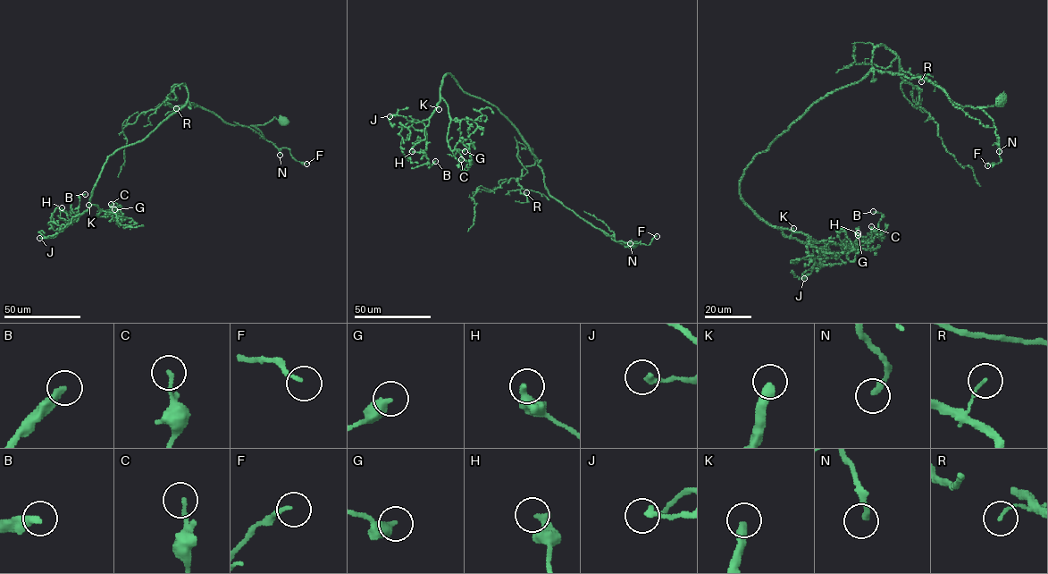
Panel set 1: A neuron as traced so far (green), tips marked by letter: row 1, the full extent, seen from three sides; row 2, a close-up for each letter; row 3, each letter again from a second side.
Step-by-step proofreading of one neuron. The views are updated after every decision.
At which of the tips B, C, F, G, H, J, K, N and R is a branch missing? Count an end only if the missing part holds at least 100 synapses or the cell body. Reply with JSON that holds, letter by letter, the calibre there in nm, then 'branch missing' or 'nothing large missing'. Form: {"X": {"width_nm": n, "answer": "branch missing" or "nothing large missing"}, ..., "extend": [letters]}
{"B": {"width_nm": 360, "answer": "nothing large missing"}, "C": {"width_nm": 180, "answer": "nothing large missing"}, "F": {"width_nm": 160, "answer": "nothing large missing"}, "G": {"width_nm": 480, "answer": "nothing large missing"}, "H": {"width_nm": 360, "answer": "nothing large missing"}, "J": {"width_nm": 220, "answer": "nothing large missing"}, "K": {"width_nm": 360, "answer": "branch missing"}, "N": {"width_nm": 240, "answer": "nothing large missing"}, "R": {"width_nm": 120, "answer": "nothing large missing"}, "extend": ["K"]}

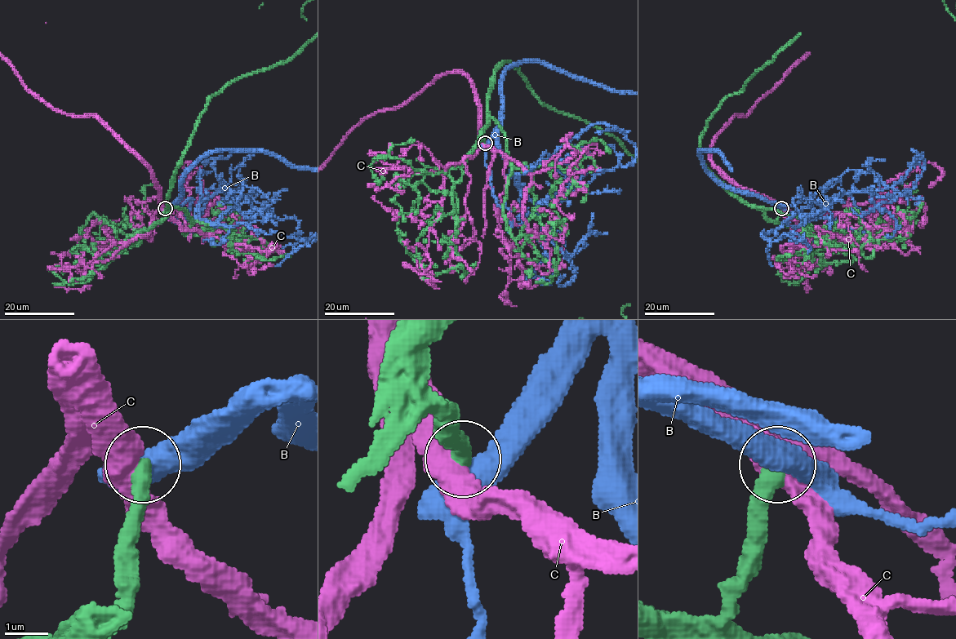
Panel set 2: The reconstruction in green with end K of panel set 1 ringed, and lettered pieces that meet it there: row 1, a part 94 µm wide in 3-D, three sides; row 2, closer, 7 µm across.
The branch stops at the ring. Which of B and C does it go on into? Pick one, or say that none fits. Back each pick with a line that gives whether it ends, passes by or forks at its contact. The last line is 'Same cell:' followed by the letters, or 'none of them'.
Same cell: none of them

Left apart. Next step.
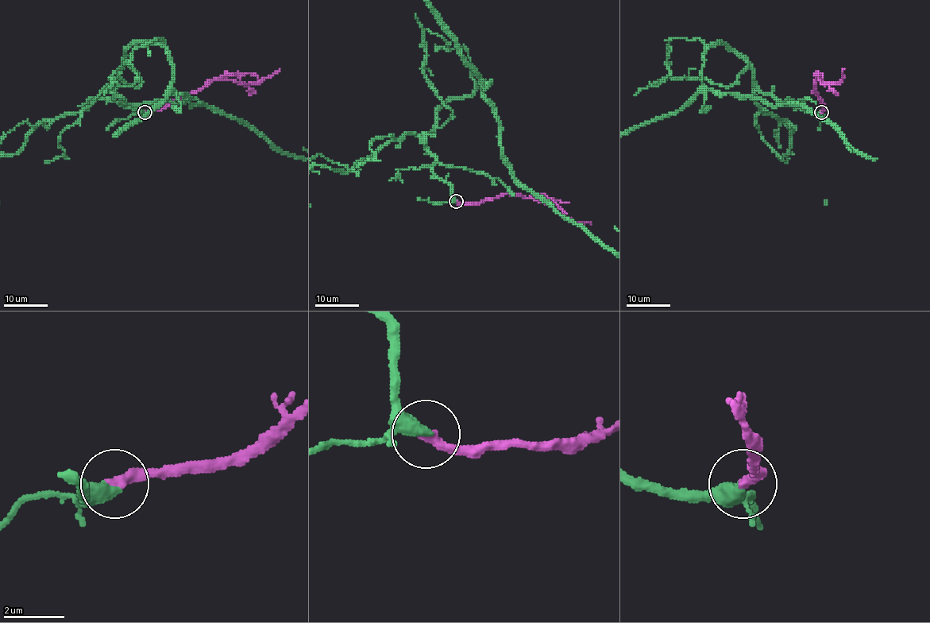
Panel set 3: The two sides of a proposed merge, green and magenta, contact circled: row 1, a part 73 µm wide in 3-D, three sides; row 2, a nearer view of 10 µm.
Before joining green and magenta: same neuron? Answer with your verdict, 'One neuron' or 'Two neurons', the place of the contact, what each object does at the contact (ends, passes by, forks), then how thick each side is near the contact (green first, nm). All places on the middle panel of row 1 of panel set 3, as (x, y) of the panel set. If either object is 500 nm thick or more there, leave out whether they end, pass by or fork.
One neuron. Place: (456, 201). Thickness 500 nm (green) against 360 nm

